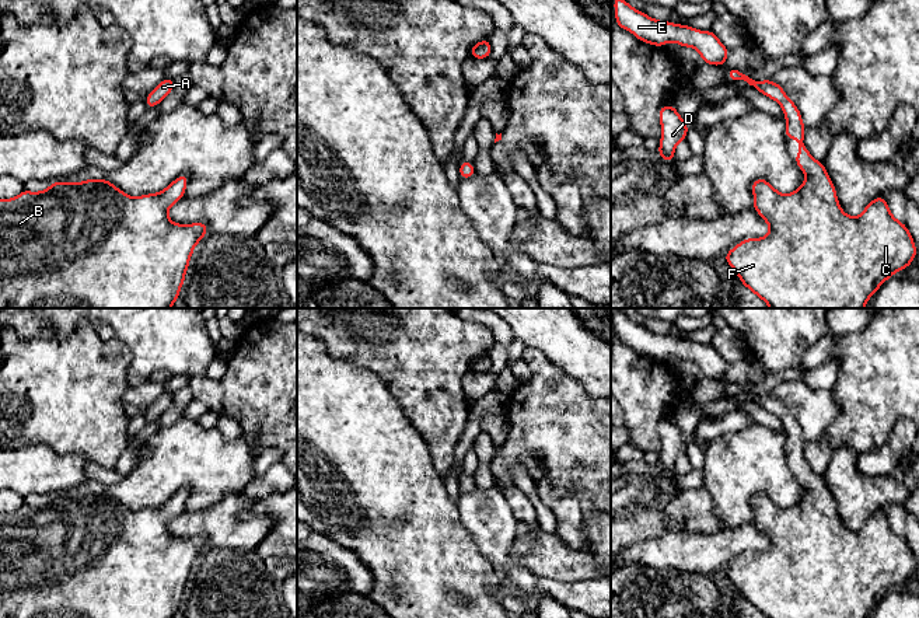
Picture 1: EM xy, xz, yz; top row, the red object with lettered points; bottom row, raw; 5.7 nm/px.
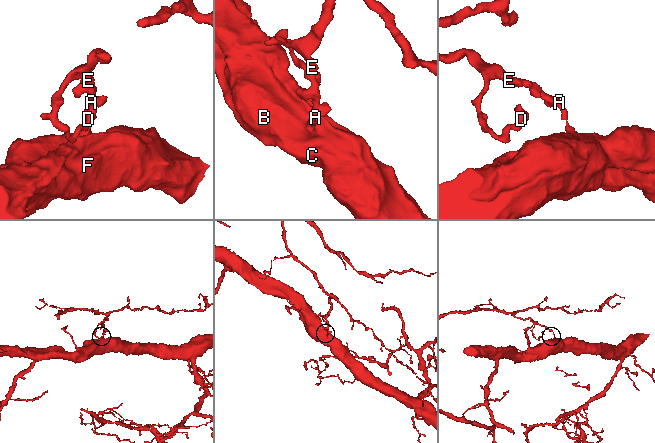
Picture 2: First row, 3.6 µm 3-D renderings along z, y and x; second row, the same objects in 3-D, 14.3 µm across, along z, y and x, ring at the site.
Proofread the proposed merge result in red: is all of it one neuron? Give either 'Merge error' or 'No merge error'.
No merge error

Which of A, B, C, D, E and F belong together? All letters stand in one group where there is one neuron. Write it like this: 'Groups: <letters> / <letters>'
Groups: A B C D E F

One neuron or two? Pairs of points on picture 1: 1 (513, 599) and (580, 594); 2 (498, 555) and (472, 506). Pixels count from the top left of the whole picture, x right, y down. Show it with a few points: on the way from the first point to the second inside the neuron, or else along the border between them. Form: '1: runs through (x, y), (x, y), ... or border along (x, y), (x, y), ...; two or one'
1: runs through (530, 599), (540, 592), (563, 593); one
2: runs through (495, 543), (493, 527), (484, 517); one

